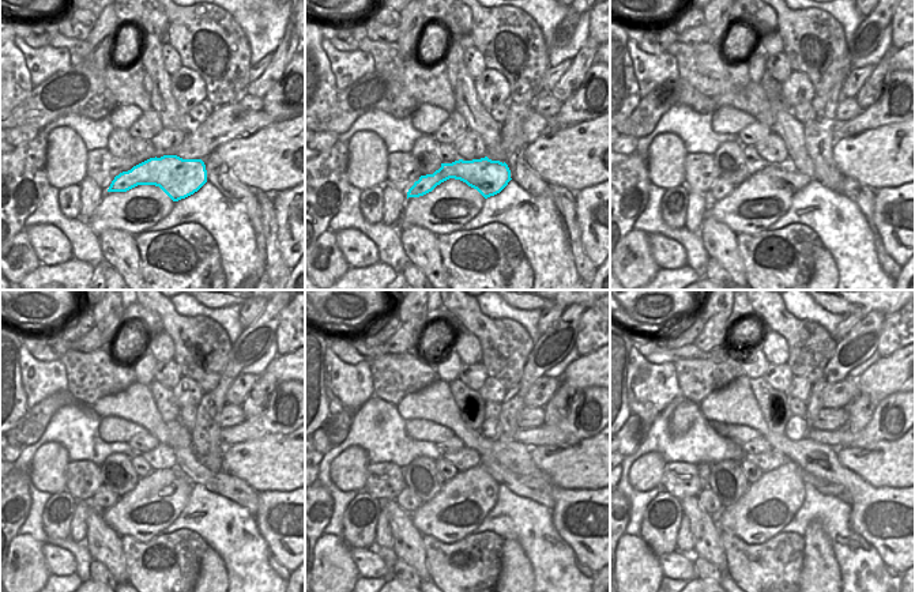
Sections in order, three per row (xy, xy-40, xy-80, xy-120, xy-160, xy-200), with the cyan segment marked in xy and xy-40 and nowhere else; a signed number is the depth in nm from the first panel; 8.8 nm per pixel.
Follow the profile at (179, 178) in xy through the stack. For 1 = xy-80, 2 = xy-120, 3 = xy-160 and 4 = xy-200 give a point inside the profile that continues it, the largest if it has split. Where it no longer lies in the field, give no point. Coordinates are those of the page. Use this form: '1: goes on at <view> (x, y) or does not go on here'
1: goes on at xy-80 (794, 180)
2: goes on at xy-120 (104, 498)
3: goes on at xy-160 (407, 500)
4: goes on at xy-200 (707, 498)

